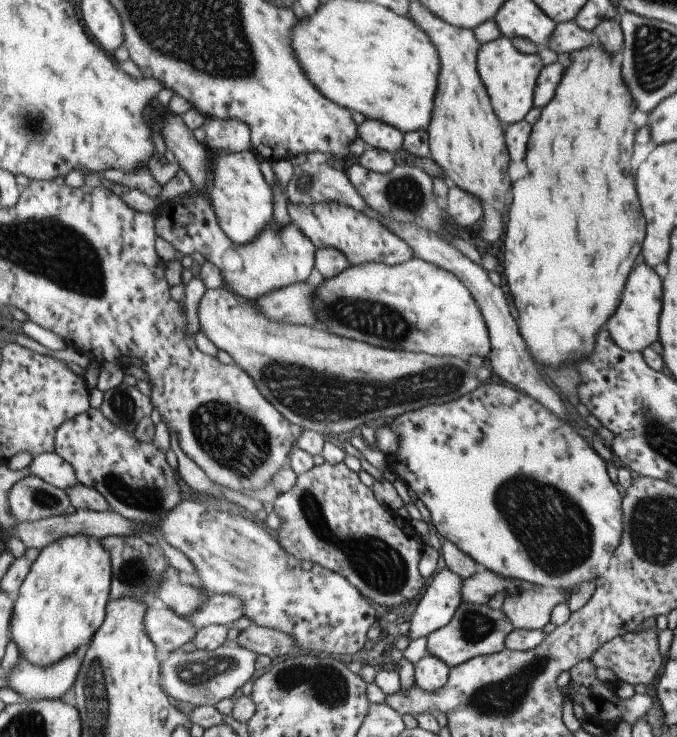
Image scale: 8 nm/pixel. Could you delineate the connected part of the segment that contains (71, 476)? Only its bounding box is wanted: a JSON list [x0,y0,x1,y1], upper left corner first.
[27,452,79,491]

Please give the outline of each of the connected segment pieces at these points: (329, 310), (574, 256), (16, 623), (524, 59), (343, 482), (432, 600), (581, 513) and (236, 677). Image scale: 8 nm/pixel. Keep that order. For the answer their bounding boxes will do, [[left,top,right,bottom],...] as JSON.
[[311,258,490,361],[503,41,643,370],[9,534,111,666],[475,37,541,124],[272,463,425,611],[407,567,463,640],[385,384,621,590],[160,644,257,707]]

